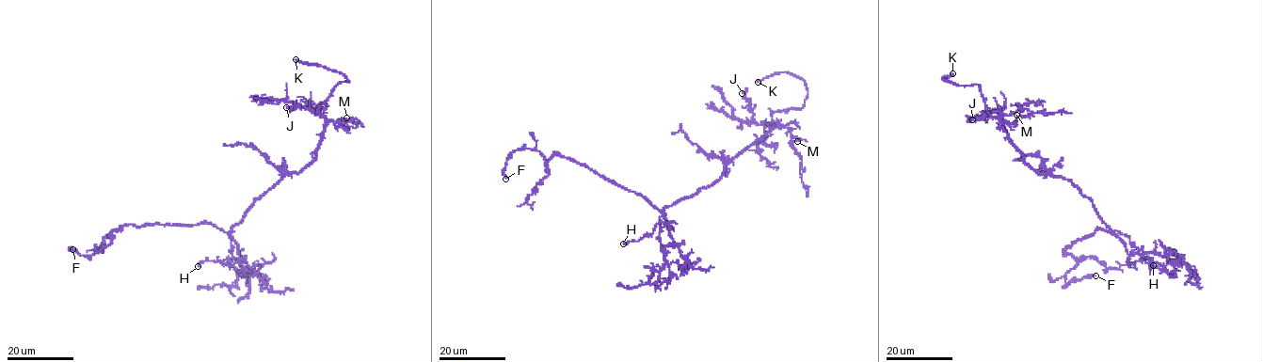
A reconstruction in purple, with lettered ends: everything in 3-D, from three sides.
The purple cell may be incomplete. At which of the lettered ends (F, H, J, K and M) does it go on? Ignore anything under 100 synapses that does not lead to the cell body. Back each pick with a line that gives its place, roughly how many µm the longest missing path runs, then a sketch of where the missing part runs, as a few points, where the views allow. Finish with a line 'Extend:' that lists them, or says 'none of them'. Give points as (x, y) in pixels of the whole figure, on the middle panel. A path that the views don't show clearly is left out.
K: place (758, 82); missing 10 µm; course (758, 82), (729, 87)
Extend: K

